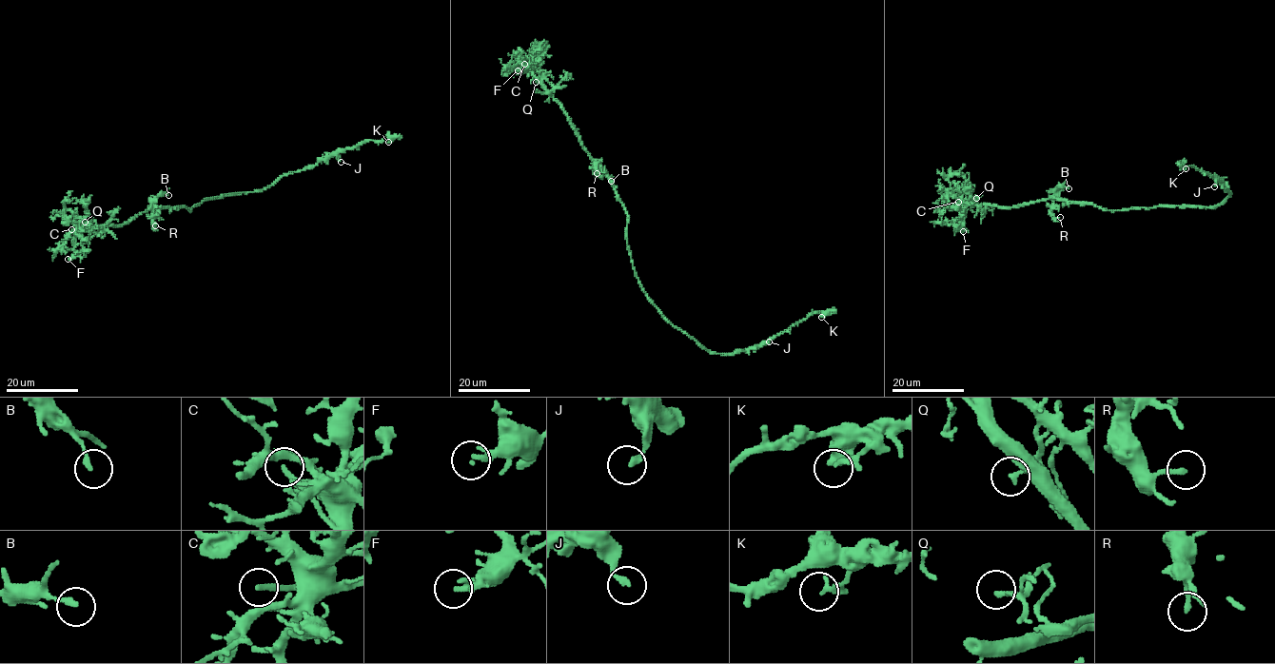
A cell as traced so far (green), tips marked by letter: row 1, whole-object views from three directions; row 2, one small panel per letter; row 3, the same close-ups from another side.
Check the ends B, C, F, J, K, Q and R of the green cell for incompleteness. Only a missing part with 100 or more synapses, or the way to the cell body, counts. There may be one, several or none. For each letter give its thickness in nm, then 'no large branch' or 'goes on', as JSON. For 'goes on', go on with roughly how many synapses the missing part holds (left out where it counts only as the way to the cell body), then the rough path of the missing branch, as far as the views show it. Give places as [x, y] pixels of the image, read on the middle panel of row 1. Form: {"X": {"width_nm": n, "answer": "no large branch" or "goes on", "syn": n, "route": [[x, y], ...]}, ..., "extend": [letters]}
{"B": {"width_nm": 190, "answer": "no large branch"}, "C": {"width_nm": 200, "answer": "goes on"}, "F": {"width_nm": 240, "answer": "no large branch"}, "J": {"width_nm": 200, "answer": "no large branch"}, "K": {"width_nm": 200, "answer": "no large branch"}, "Q": {"width_nm": 170, "answer": "no large branch"}, "R": {"width_nm": 200, "answer": "no large branch"}, "extend": ["C"]}

